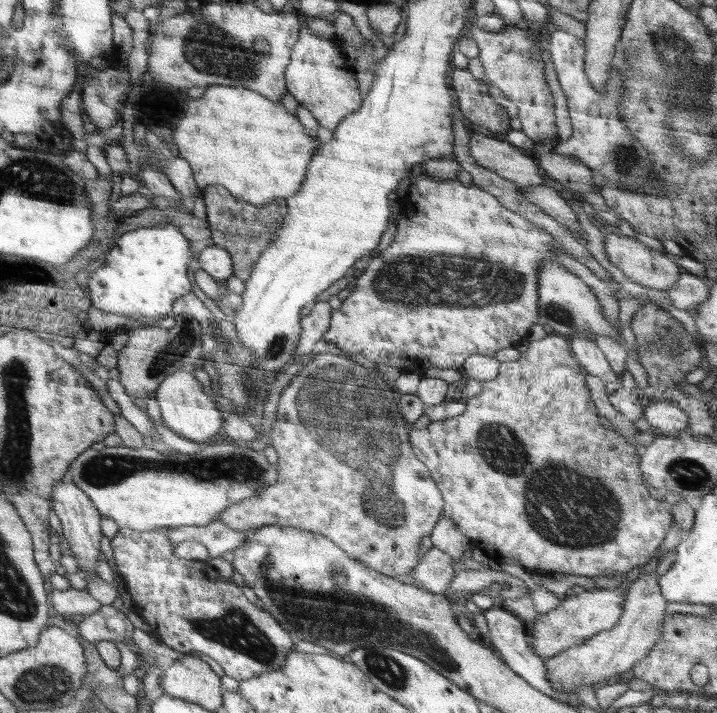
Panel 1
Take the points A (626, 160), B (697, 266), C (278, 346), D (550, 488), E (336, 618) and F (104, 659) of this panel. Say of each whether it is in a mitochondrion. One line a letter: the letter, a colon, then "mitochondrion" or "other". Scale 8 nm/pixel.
A: mitochondrion
B: other
C: mitochondrion
D: mitochondrion
E: mitochondrion
F: other

